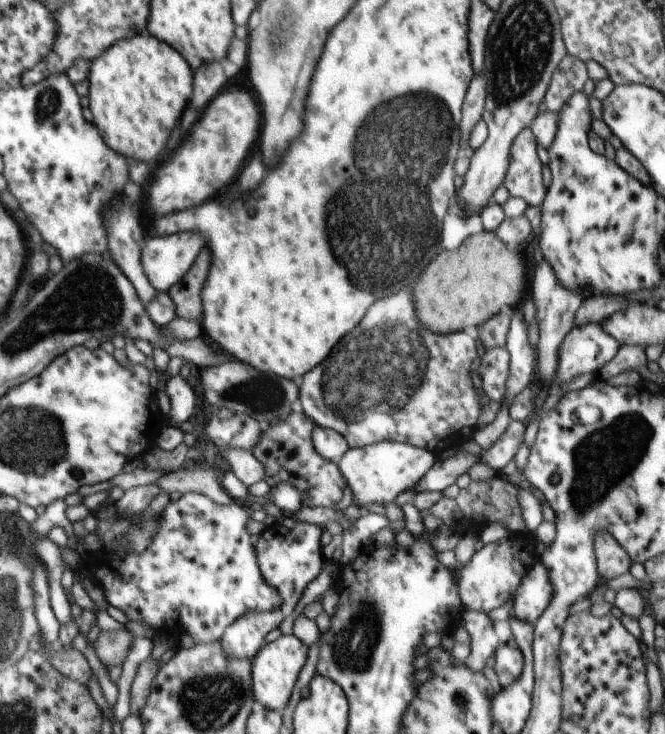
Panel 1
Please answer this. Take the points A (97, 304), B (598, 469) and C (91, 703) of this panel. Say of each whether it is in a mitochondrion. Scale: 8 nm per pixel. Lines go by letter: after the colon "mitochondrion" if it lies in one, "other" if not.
A: mitochondrion
B: mitochondrion
C: other

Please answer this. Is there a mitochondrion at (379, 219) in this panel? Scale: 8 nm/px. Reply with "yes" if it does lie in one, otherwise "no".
yes

